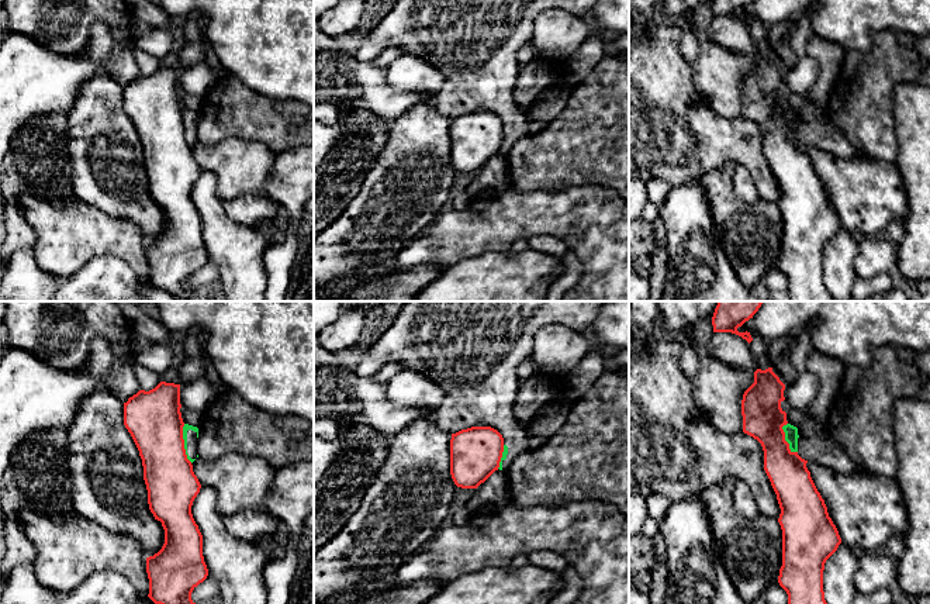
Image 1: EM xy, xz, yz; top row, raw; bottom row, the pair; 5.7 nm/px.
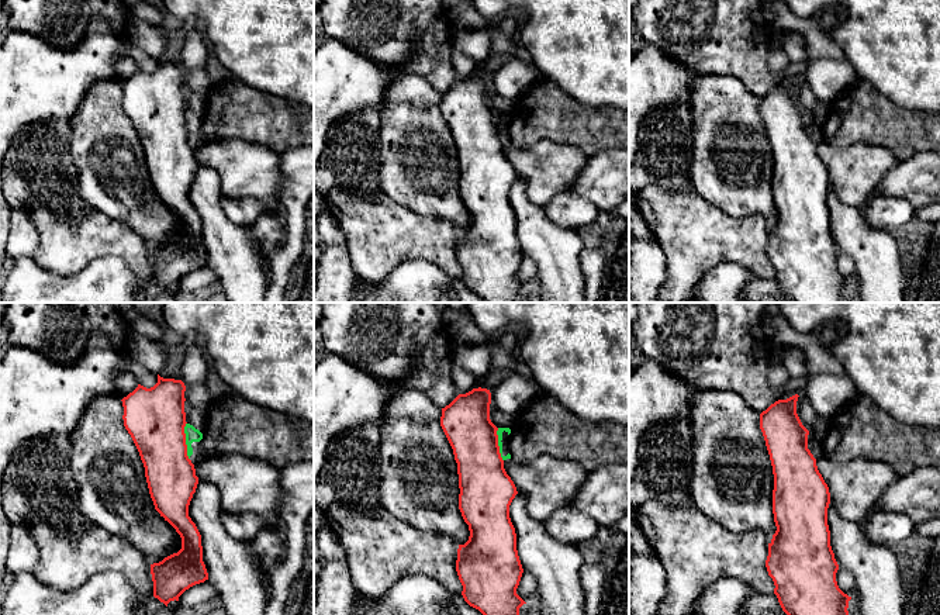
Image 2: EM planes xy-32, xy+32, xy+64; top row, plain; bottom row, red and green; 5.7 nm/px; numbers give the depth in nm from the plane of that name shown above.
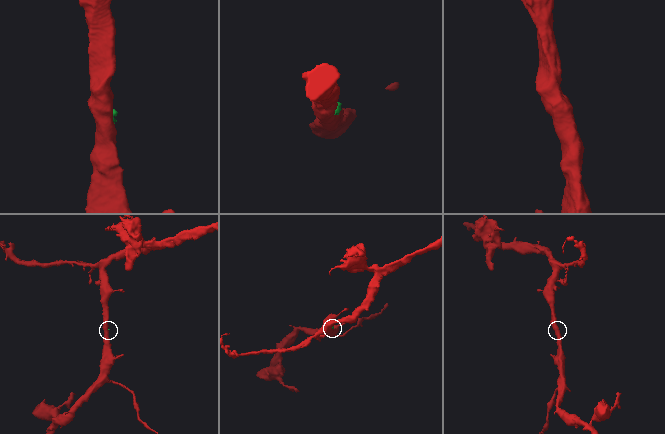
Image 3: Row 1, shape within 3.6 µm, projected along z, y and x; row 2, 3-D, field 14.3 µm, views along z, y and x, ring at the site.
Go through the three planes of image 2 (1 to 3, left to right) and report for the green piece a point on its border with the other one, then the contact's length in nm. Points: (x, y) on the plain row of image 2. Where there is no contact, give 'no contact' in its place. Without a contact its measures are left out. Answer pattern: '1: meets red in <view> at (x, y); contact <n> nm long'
1: meets red in xy-32 at (185, 125); contact 220 nm long
2: meets red in xy+32 at (497, 130); contact 190 nm long
3: no contact

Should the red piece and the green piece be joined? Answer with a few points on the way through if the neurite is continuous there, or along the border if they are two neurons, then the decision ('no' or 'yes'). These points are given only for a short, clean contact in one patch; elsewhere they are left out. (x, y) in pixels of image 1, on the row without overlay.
border along xy (183, 109), (183, 133), (192, 147); no

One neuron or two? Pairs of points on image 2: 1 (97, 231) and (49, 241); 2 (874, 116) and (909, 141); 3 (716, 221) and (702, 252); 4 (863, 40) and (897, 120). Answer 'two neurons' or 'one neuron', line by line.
1: one neuron
2: one neuron
3: one neuron
4: two neurons

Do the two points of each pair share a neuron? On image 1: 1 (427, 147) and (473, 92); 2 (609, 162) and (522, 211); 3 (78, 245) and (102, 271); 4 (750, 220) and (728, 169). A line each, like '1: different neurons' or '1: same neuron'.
1: different neurons
2: different neurons
3: different neurons
4: same neuron

